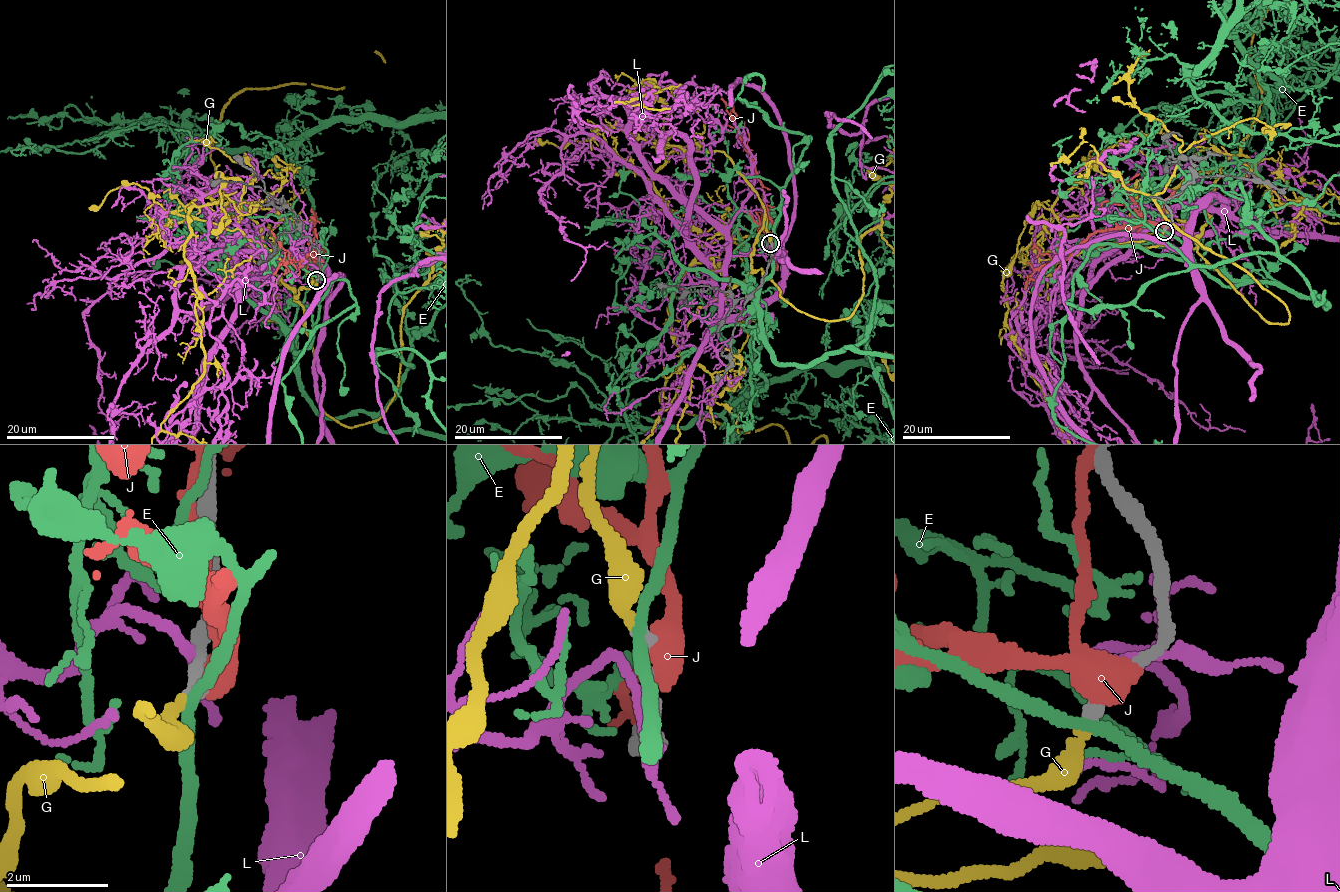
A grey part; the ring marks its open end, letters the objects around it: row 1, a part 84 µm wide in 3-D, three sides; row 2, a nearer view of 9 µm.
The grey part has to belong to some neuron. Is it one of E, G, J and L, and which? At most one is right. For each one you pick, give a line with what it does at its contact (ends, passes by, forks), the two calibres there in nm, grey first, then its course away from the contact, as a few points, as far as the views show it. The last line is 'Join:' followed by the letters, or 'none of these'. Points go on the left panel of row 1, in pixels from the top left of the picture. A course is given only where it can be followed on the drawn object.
G: It ends there. Thickness 280 nm (grey) against 280 nm. Its course: (317, 279), (168, 212), (222, 195), (185, 245), (204, 371)
Join: G

